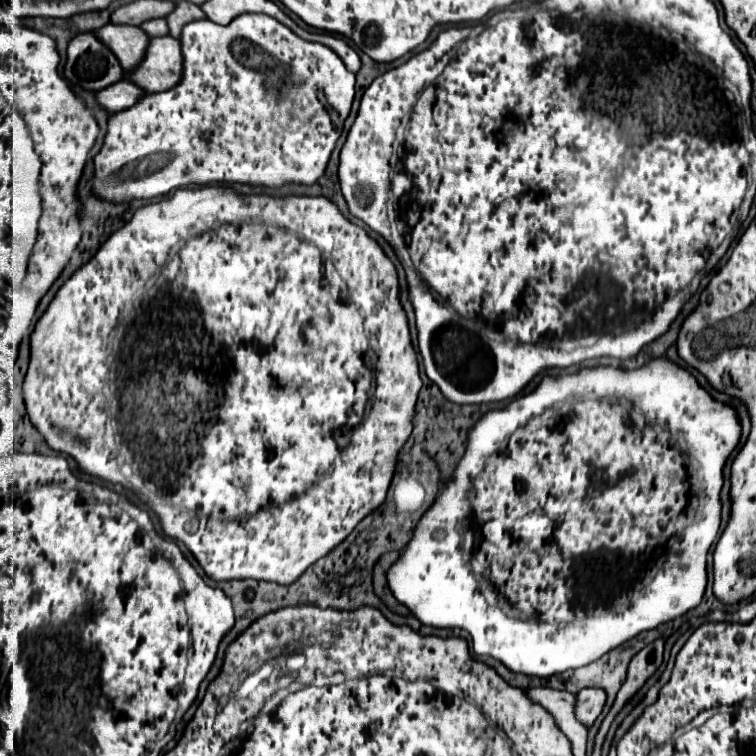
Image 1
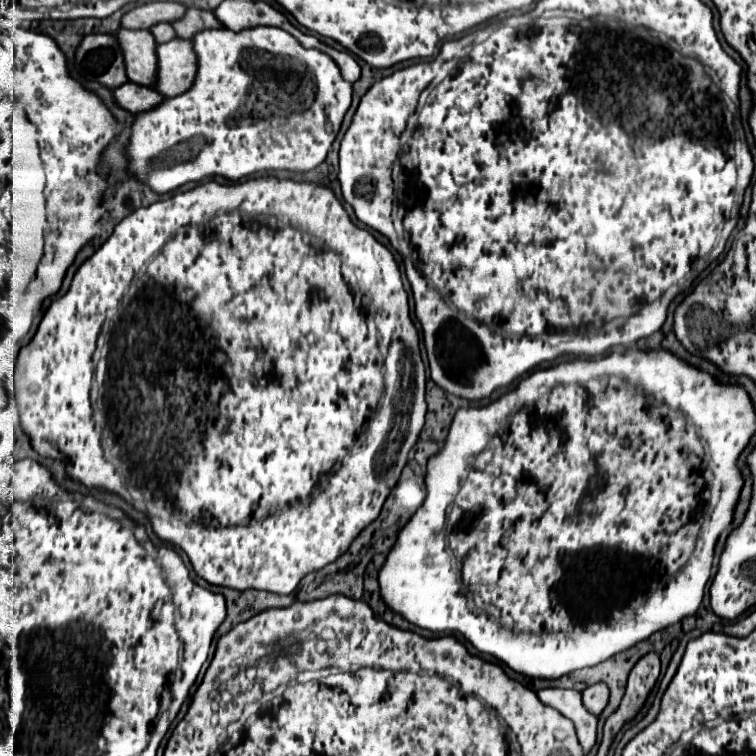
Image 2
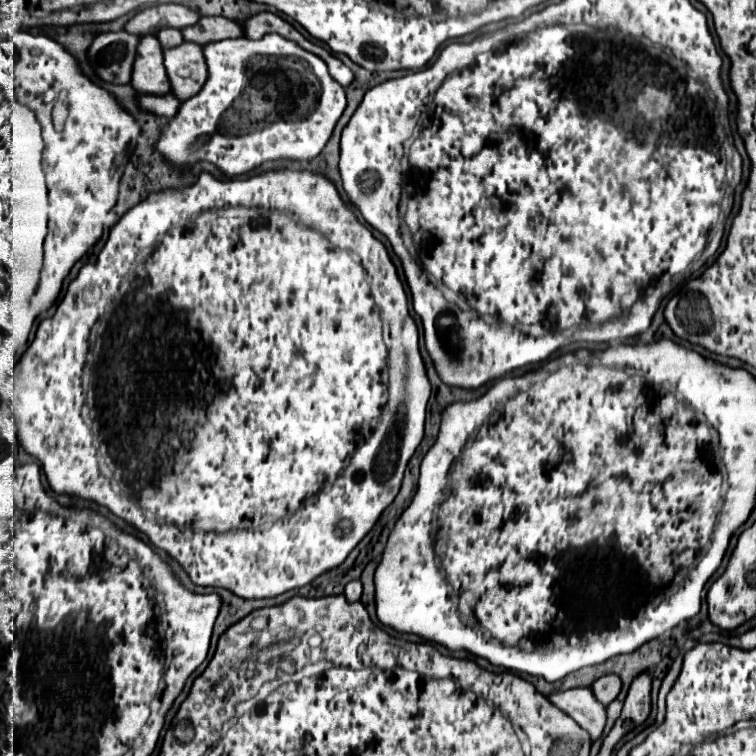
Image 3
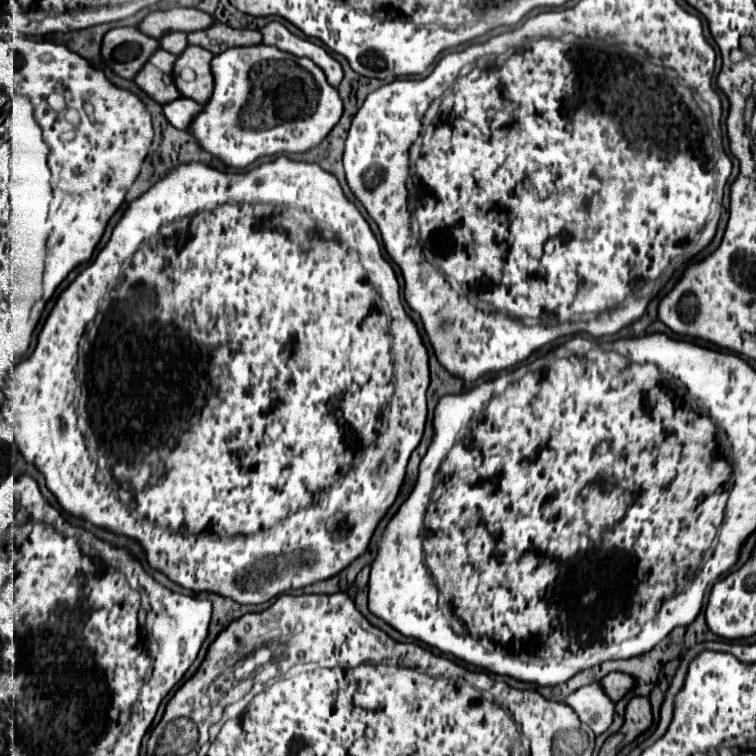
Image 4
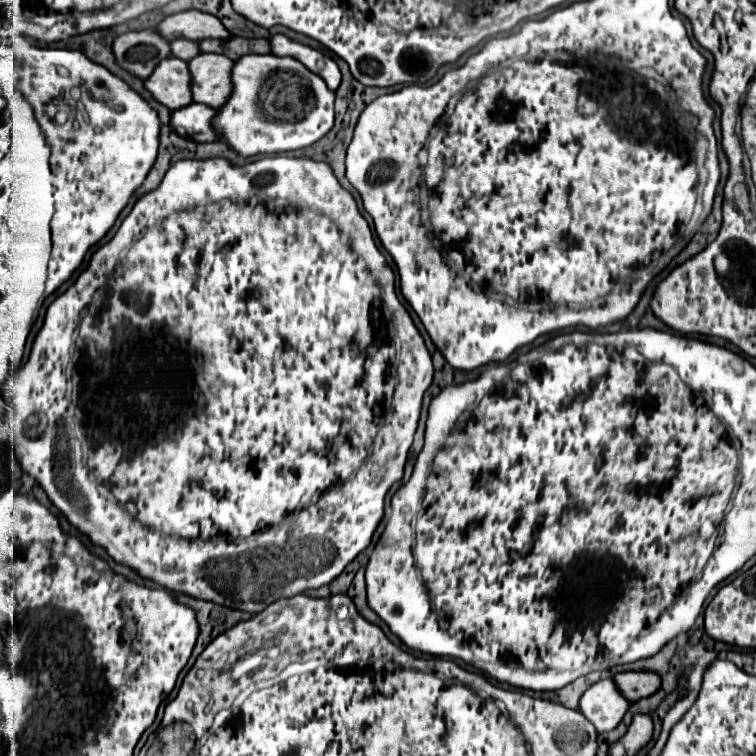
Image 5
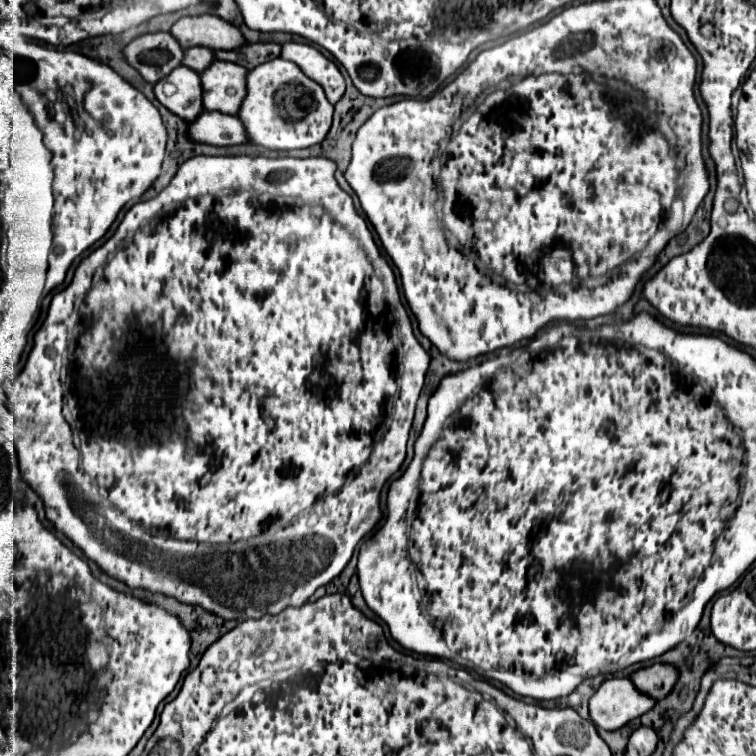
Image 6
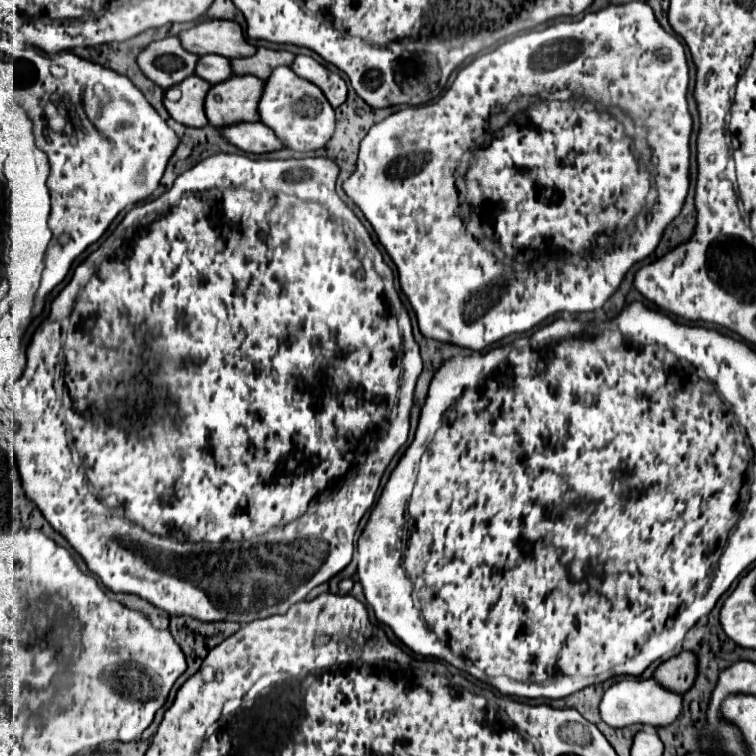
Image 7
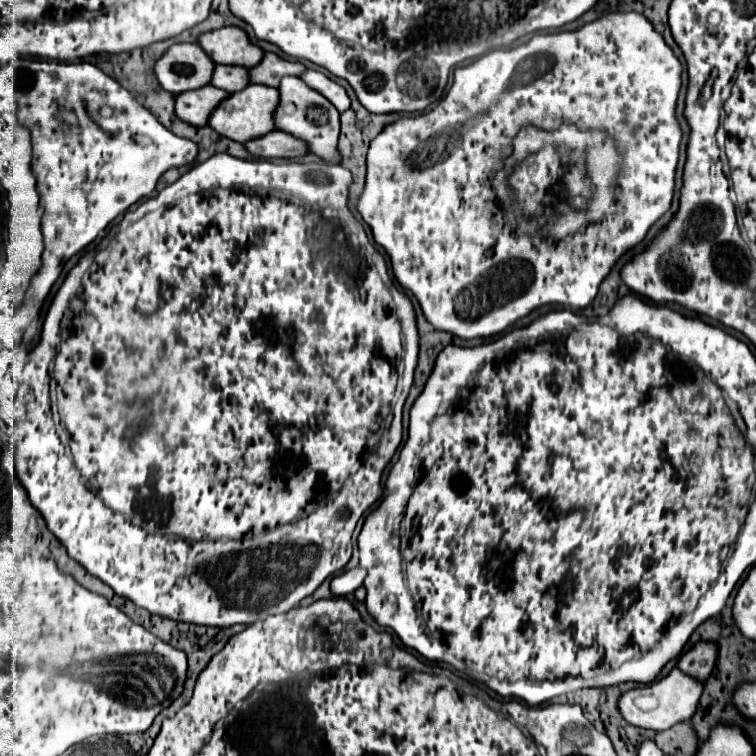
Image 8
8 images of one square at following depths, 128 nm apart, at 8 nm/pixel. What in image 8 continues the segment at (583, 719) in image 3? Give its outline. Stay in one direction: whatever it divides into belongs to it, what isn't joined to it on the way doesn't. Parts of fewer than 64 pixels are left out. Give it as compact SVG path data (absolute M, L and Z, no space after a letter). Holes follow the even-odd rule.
M674 668L668 676L652 684L646 684L642 688L624 690L618 698L618 712L632 726L650 728L650 730L668 730L678 722L686 722L692 716L692 712L696 712L696 700L700 698L700 692L702 692L700 682L692 680L690 676Z

